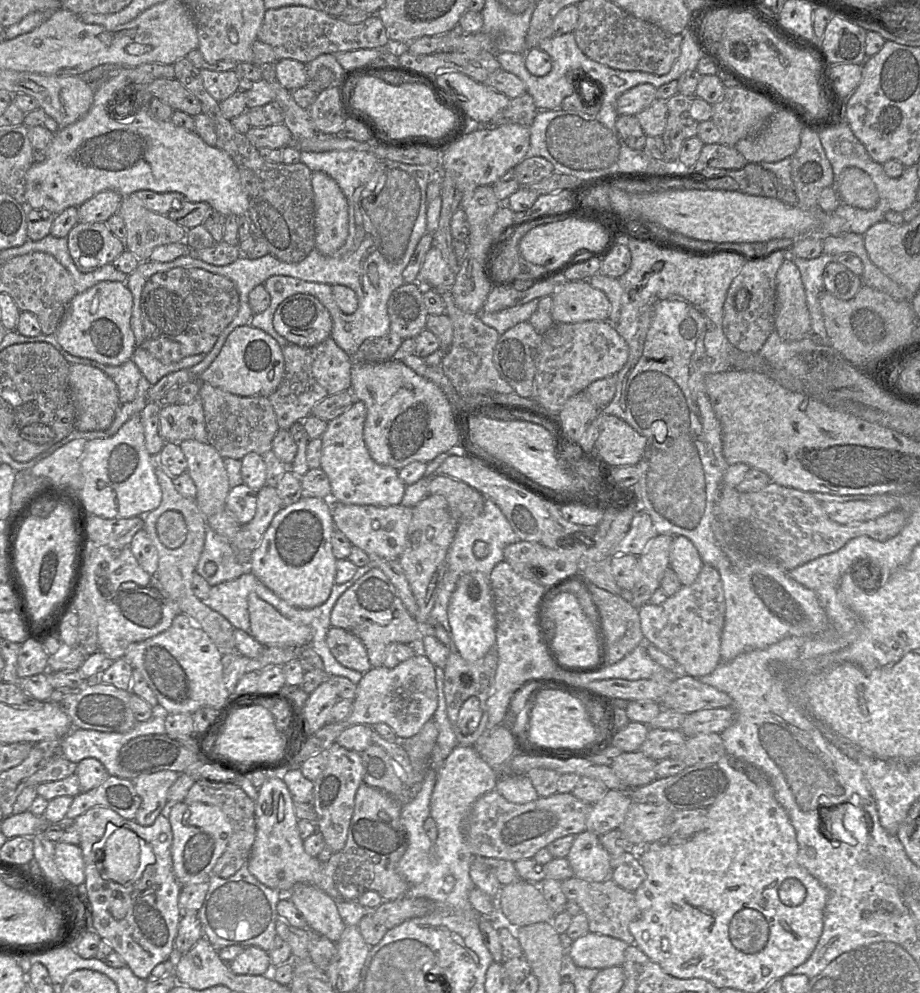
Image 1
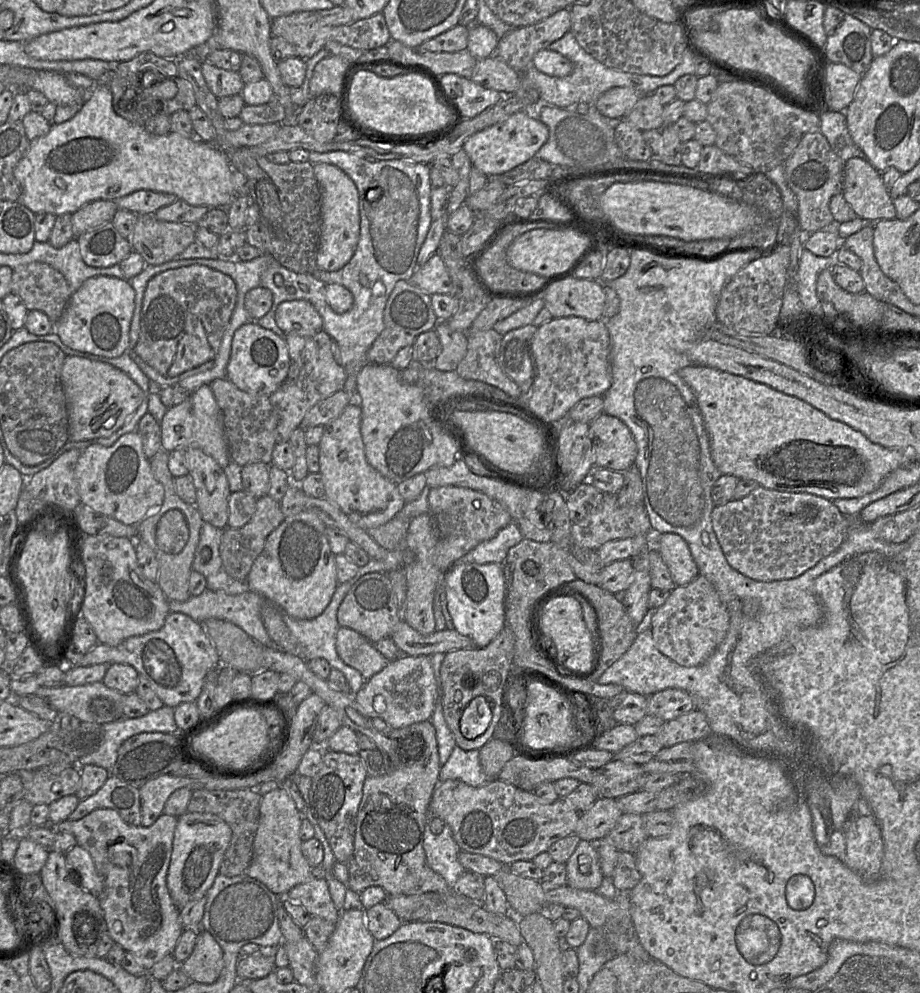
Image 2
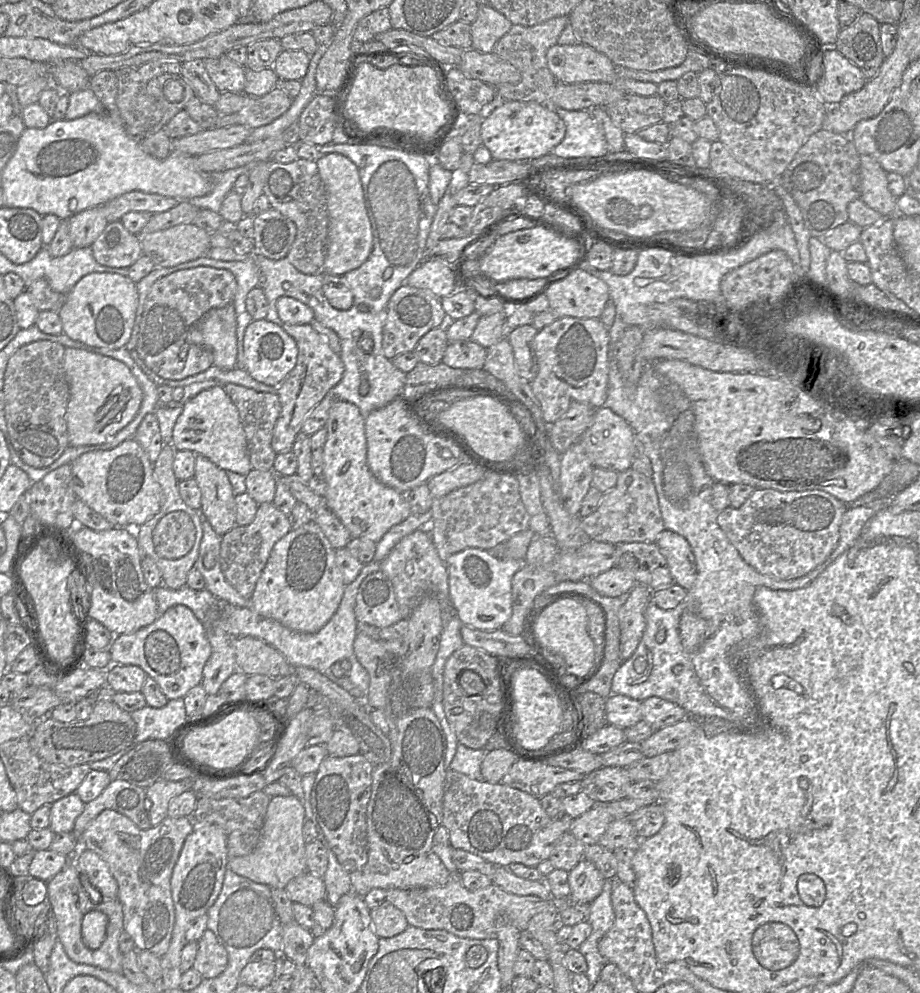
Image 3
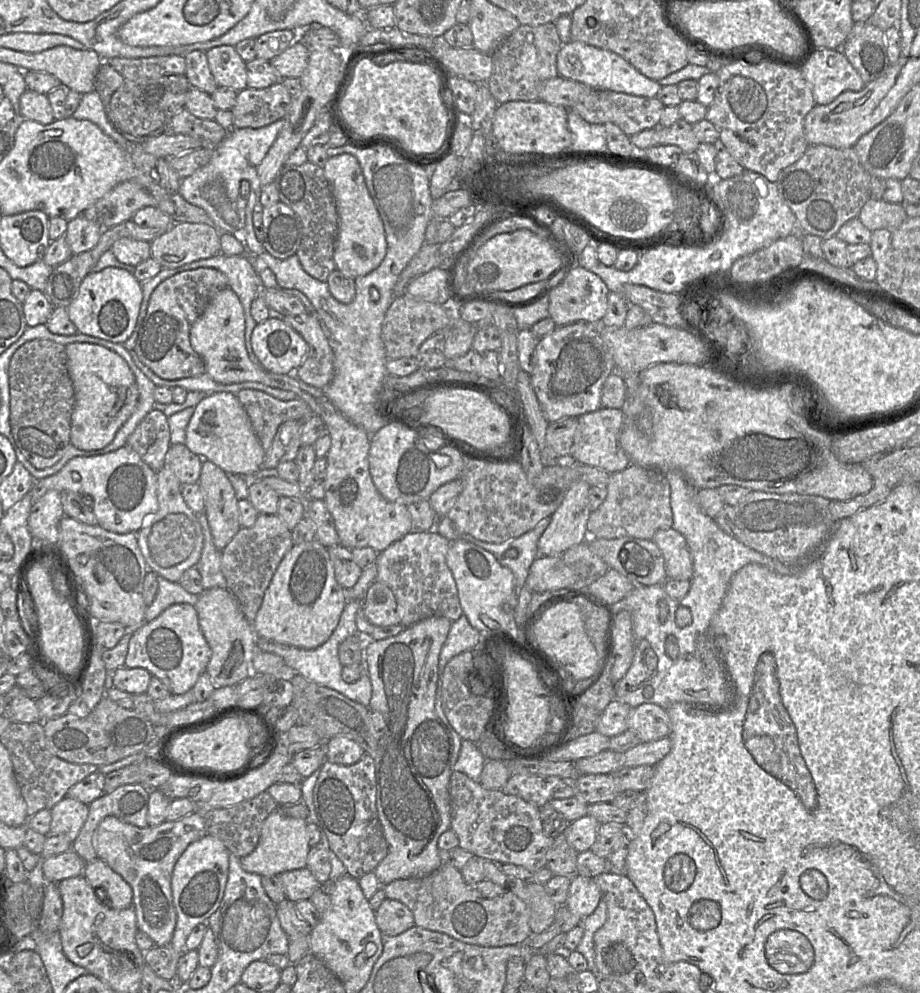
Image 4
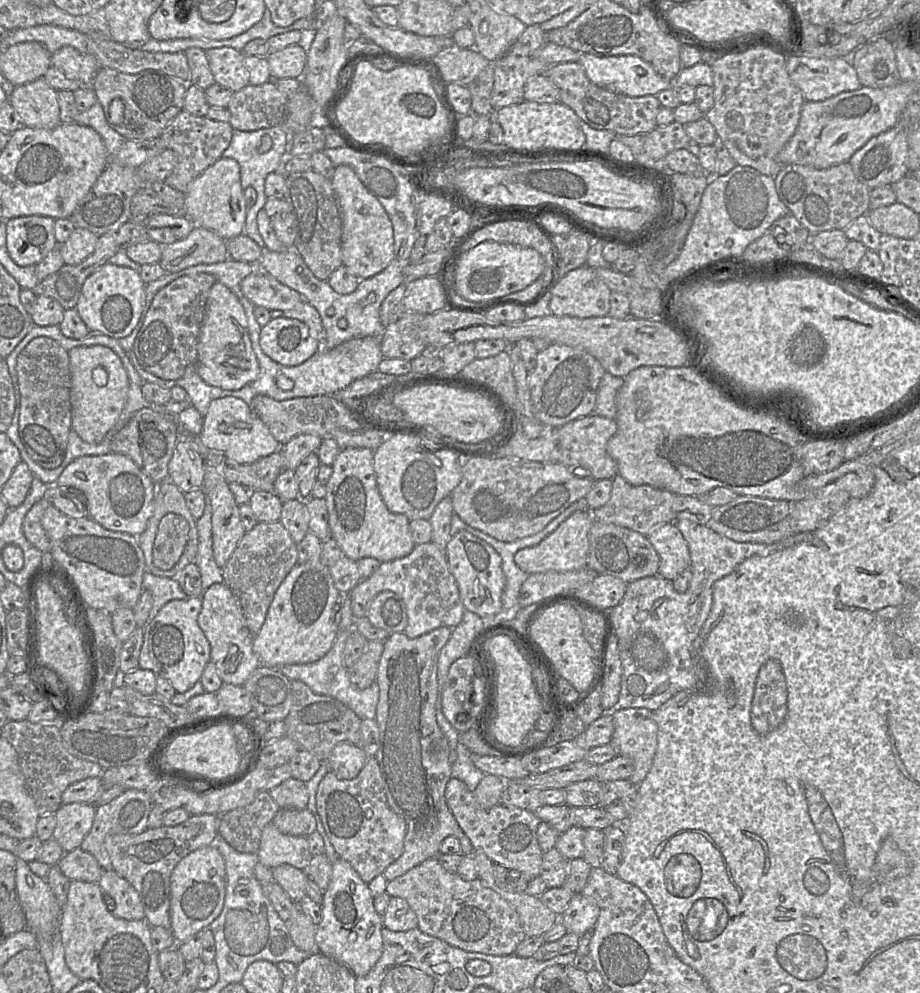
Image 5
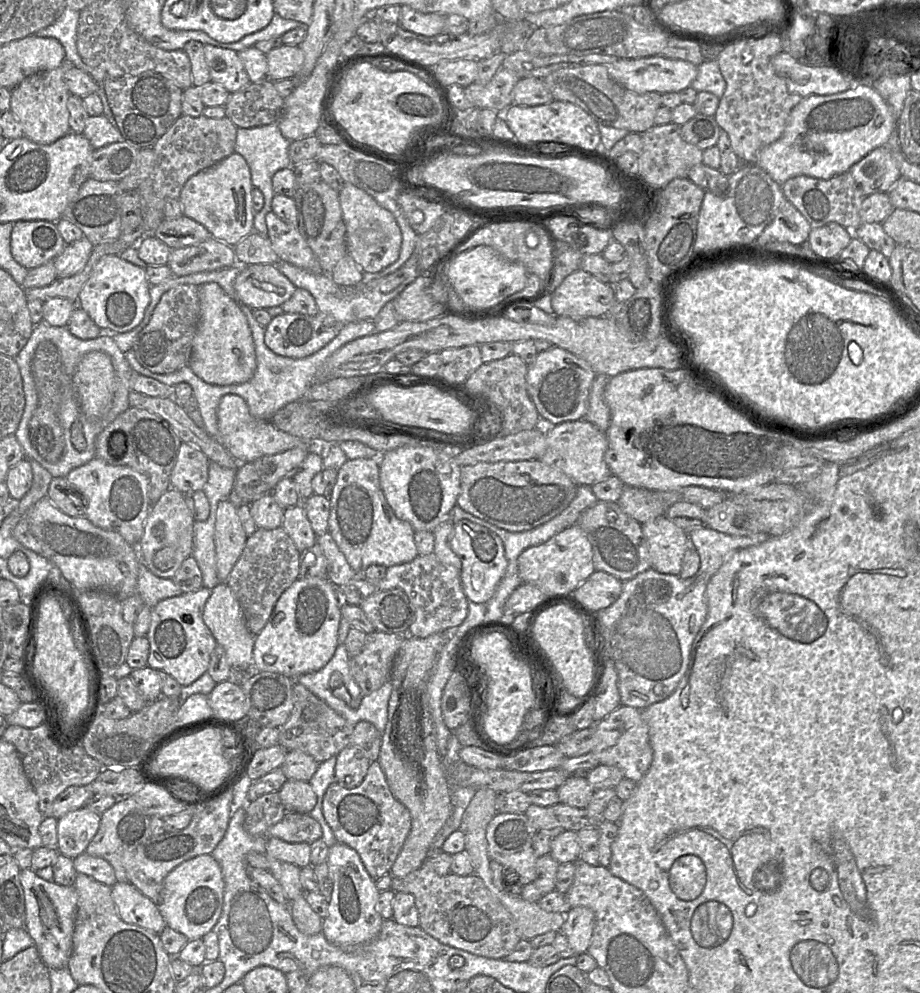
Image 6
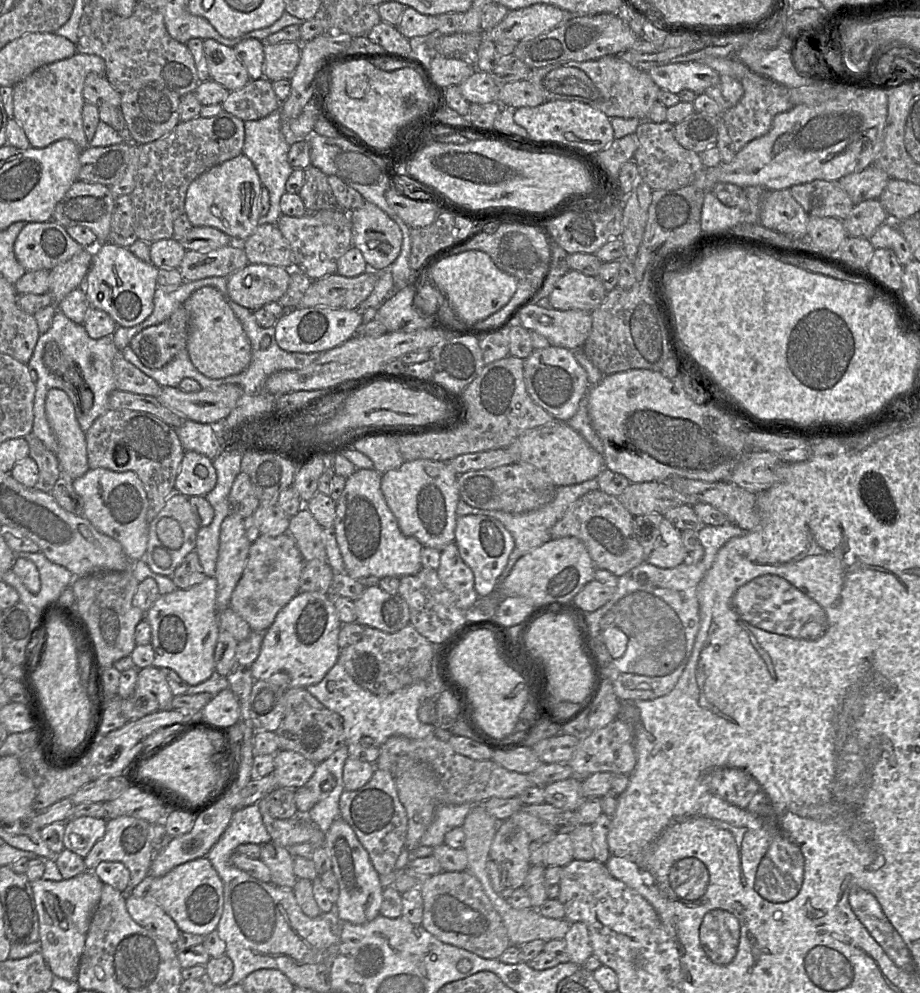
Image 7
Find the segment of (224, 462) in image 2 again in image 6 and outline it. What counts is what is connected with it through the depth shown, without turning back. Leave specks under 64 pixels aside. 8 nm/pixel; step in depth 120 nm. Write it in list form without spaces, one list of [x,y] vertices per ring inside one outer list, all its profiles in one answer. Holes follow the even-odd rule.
[[[226,394],[221,398],[217,408],[217,421],[220,443],[239,463],[254,462],[262,456],[274,455],[295,447],[305,448],[308,453],[315,453],[324,459],[330,448],[339,444],[323,439],[300,439],[283,432],[271,422],[253,417],[246,401],[235,394]]]

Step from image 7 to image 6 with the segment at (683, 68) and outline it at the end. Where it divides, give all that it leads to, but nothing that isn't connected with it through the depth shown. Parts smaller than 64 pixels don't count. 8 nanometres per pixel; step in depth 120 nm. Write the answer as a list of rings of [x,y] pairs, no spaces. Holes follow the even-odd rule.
[[[655,55],[635,59],[620,58],[608,66],[608,73],[614,81],[637,94],[647,92],[679,93],[691,86],[691,83],[697,77],[698,66],[685,60],[669,59],[662,55]]]

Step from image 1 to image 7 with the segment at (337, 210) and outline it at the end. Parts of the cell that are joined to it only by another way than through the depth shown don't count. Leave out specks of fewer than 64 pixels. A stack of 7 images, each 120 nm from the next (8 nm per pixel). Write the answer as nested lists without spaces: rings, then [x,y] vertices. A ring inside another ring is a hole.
[[[371,202],[351,212],[352,246],[359,249],[371,270],[380,271],[390,266],[400,254],[402,232],[395,221]]]

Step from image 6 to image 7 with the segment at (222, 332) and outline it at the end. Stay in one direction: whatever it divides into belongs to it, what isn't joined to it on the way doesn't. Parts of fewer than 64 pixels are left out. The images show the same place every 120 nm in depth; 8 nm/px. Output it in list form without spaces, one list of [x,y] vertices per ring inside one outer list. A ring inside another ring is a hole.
[[[213,286],[195,290],[185,301],[188,313],[186,349],[195,368],[211,379],[225,378],[244,371],[251,361],[251,345],[241,323]]]

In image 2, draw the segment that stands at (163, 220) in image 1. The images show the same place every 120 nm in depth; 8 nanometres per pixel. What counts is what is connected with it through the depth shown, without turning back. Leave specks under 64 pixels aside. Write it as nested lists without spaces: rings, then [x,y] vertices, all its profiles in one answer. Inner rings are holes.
[[[137,214],[130,237],[132,250],[142,256],[147,265],[160,265],[178,259],[178,256],[195,241],[195,224],[158,220],[153,214]]]

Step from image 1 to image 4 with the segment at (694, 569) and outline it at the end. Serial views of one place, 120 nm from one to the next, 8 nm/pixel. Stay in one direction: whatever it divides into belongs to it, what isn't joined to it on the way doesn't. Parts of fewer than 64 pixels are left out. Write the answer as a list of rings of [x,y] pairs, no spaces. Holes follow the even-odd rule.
[[[671,527],[658,530],[652,540],[662,552],[667,579],[691,581],[693,563],[685,538]]]

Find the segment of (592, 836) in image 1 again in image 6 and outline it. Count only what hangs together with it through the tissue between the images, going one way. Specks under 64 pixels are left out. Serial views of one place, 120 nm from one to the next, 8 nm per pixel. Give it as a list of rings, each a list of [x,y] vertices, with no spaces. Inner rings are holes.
[[[572,907],[565,915],[564,924],[561,928],[568,939],[569,945],[575,955],[586,953],[590,945],[595,927],[595,914],[588,907]]]

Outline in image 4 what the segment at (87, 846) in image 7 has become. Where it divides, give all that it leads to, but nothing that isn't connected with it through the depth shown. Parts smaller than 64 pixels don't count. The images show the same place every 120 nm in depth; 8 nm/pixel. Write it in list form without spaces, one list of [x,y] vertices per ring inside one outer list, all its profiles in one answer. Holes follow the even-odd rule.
[[[65,796],[51,808],[50,834],[67,837],[73,842],[84,825],[88,805]]]

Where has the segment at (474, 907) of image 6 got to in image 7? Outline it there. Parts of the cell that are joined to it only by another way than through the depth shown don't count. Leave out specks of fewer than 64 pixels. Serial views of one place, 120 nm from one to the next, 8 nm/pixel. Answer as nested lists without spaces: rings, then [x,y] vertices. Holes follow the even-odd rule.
[[[469,871],[441,872],[421,879],[418,888],[423,898],[421,926],[440,941],[486,959],[498,959],[511,945],[500,914]]]

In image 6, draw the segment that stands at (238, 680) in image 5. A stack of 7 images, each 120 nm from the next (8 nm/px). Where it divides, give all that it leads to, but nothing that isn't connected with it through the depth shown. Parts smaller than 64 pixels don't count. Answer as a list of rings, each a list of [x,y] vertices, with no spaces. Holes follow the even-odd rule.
[[[219,582],[211,590],[211,595],[203,610],[203,621],[210,629],[217,644],[224,648],[230,667],[236,671],[252,671],[255,636],[248,630],[241,605],[225,582]]]

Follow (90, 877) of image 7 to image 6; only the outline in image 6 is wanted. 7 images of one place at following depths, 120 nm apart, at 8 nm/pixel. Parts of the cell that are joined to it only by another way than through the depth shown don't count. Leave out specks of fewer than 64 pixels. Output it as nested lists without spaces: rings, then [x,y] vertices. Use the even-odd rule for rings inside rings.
[[[31,868],[21,870],[19,878],[25,898],[25,929],[34,941],[41,959],[49,969],[67,967],[72,953],[72,939],[77,904],[74,886],[63,886],[38,877]]]

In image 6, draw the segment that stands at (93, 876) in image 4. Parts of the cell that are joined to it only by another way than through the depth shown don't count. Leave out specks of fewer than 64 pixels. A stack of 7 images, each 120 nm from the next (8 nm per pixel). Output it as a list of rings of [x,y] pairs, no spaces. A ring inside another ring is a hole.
[[[117,881],[111,887],[111,896],[124,922],[156,934],[160,934],[167,926],[158,906],[131,883]]]

